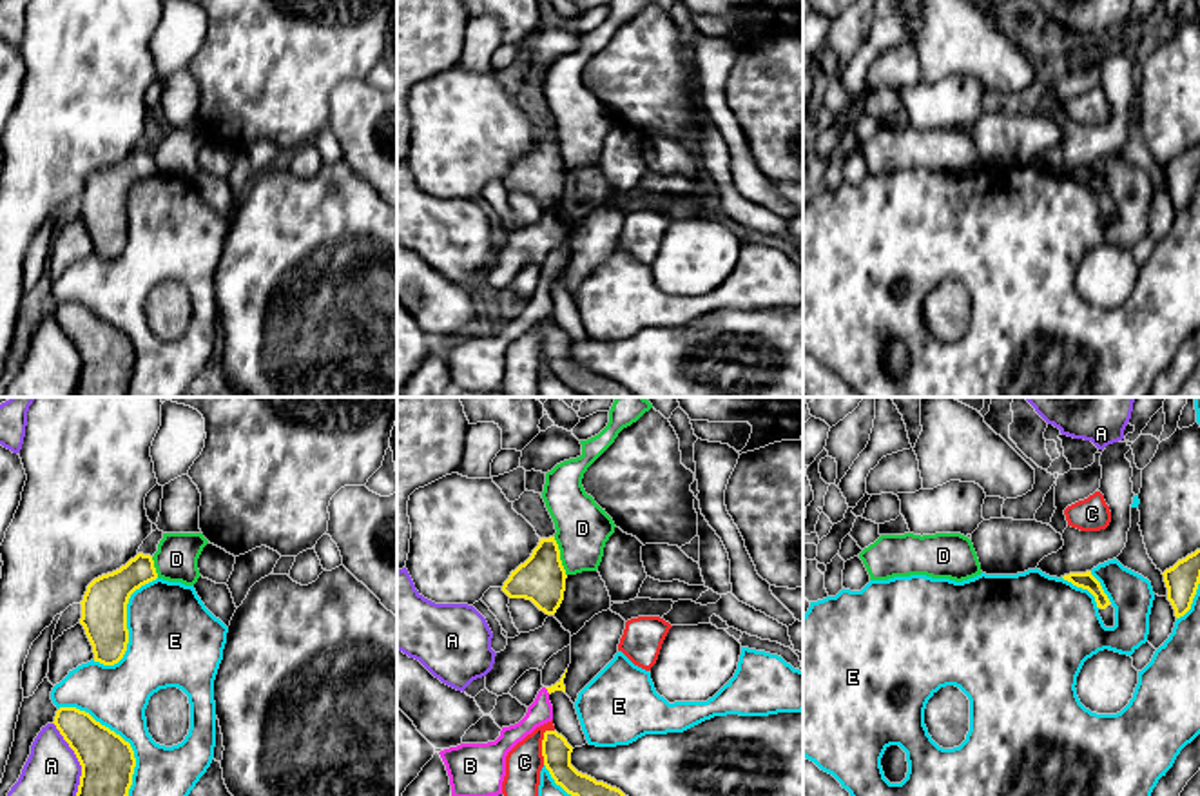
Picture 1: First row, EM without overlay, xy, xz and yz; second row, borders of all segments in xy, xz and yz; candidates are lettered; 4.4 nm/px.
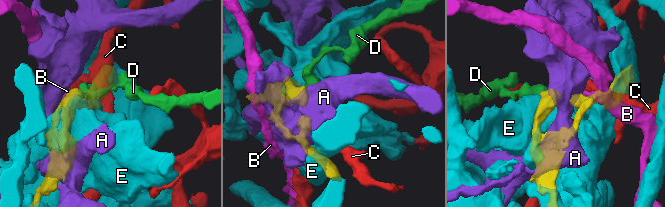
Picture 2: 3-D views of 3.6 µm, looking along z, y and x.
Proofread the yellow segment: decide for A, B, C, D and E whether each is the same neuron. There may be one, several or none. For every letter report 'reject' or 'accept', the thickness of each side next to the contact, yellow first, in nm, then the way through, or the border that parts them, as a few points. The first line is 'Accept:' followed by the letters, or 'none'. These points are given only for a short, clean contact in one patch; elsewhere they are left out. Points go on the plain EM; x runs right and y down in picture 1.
Accept: none
A: reject; calibres 240 and 280 nm
B: reject; calibres 50 and 110 nm; border xz (544, 281), (550, 287)
C: reject; calibres 130 and 160 nm; border xz (553, 323), (542, 329), (542, 358)
D: reject; calibres 220 and 240 nm; border xz (553, 131), (566, 169)
E: reject; calibres 240 and 280 nm

